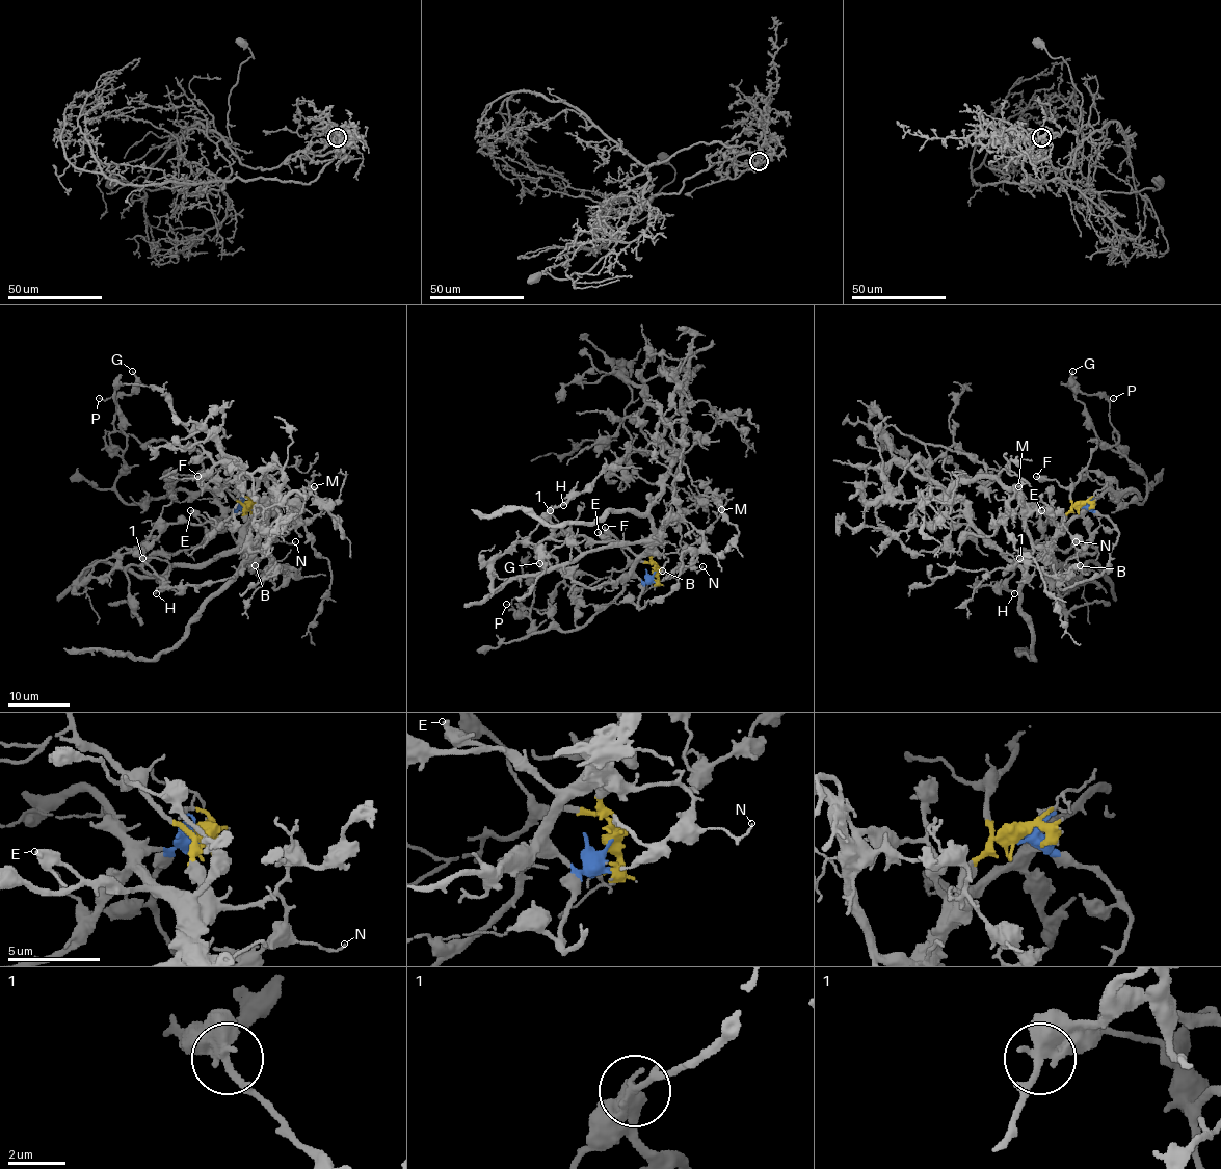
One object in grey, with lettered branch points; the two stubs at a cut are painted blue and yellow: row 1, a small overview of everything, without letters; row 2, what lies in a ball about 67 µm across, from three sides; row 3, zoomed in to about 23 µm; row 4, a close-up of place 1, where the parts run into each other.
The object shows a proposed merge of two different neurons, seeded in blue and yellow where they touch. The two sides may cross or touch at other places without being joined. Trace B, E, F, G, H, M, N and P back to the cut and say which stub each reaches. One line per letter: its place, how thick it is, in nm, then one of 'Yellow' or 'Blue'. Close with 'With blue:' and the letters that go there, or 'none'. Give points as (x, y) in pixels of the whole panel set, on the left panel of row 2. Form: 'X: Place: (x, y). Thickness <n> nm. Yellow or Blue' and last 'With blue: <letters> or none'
B: Place: (255, 565). Thickness 80 nm. Yellow
E: Place: (190, 510). Thickness 420 nm. Blue
F: Place: (197, 476). Thickness 400 nm. Yellow
G: Place: (132, 371). Thickness 110 nm. Yellow
H: Place: (156, 593). Thickness 140 nm. Blue
M: Place: (314, 486). Thickness 130 nm. Yellow
N: Place: (295, 541). Thickness 100 nm. Yellow
P: Place: (99, 398). Thickness 120 nm. Yellow
With blue: E, H

